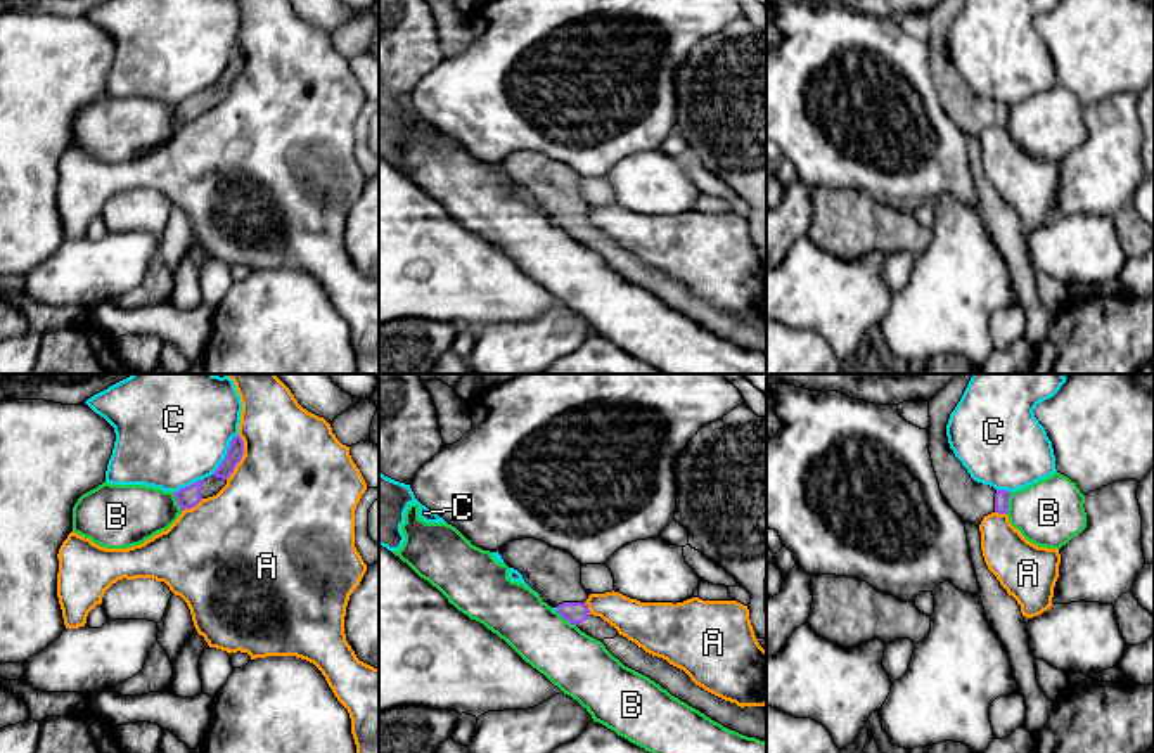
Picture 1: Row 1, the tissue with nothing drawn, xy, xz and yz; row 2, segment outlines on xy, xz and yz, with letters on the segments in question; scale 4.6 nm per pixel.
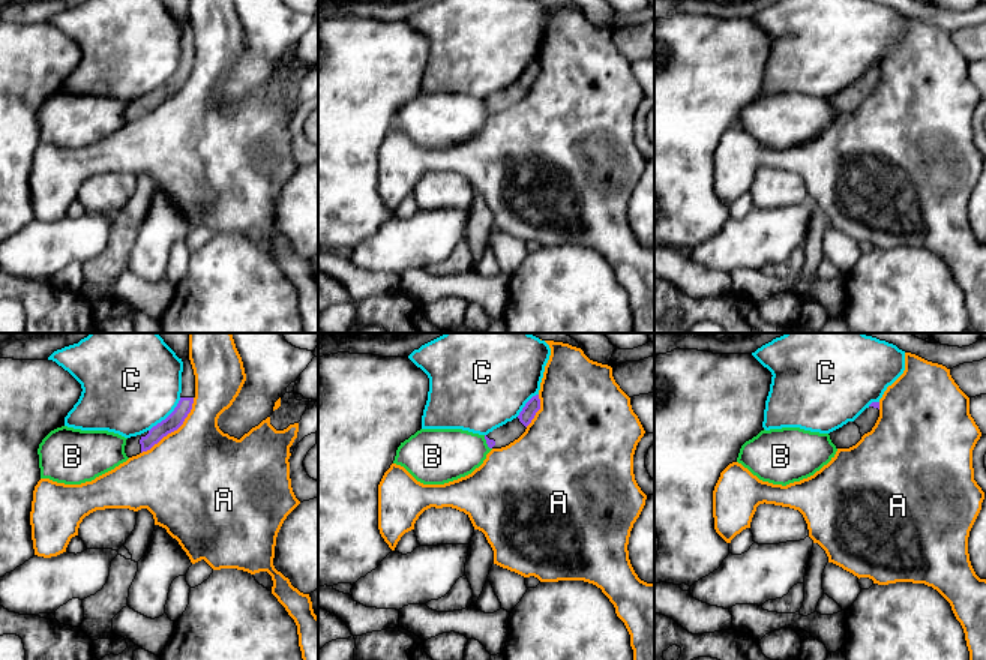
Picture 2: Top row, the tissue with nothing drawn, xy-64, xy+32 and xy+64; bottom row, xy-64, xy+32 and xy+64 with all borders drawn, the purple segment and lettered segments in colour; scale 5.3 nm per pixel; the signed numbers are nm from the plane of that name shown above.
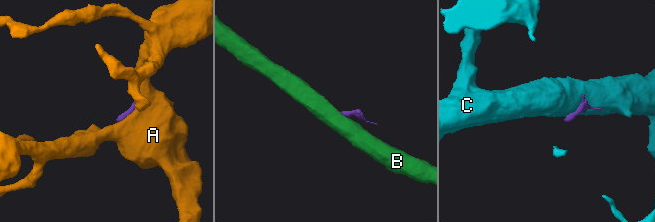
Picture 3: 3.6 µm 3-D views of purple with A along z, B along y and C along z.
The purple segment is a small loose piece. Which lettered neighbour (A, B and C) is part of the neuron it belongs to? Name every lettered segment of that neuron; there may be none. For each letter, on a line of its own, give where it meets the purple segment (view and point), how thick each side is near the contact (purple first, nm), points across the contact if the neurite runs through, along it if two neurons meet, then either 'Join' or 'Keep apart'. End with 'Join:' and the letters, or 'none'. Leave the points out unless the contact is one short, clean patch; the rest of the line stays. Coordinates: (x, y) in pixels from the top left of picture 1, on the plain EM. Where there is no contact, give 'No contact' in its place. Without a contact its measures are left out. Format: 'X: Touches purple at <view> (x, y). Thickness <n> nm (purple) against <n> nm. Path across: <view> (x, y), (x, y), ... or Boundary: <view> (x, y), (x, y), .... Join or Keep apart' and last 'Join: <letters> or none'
A: Touches purple at xy (241, 70). Thickness 80 nm (purple) against 500 nm. Keep apart
B: Touches purple at yz (1007, 115). Thickness 70 nm (purple) against 320 nm. Boundary: yz (1011, 104), (1006, 125). Keep apart
C: Touches purple at xy (227, 66). Thickness 80 nm (purple) against 460 nm. Keep apart
Join: none

